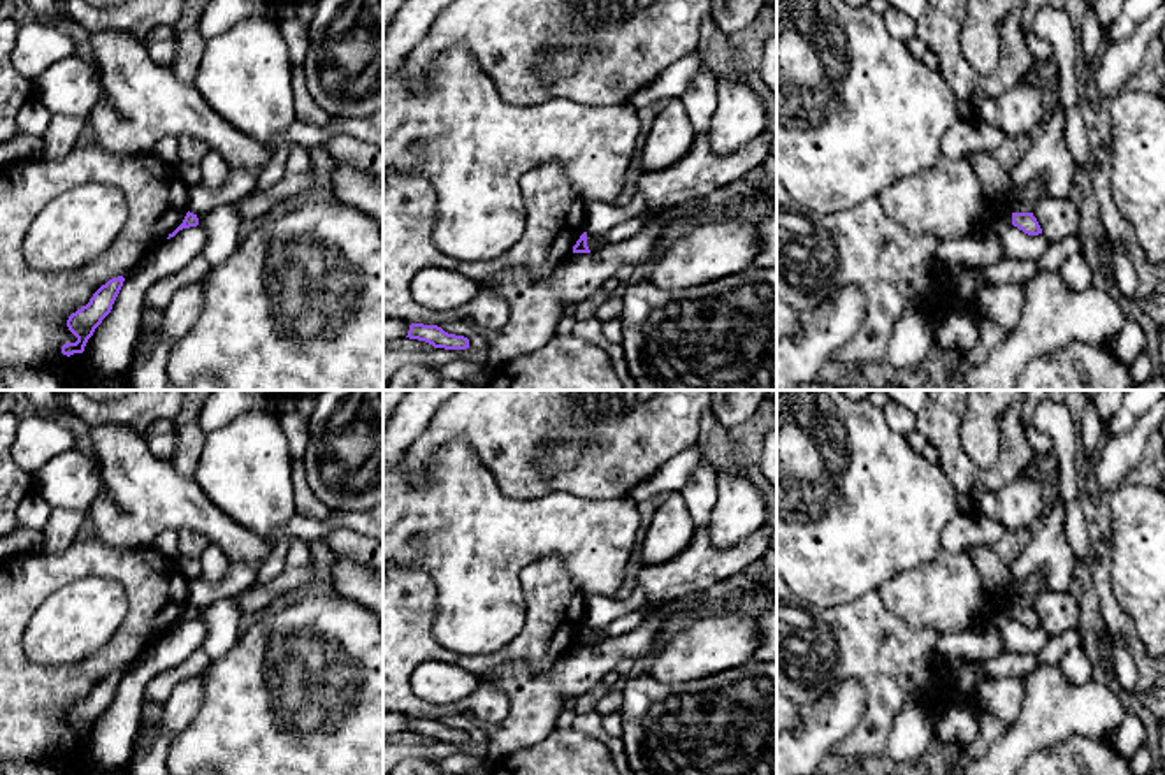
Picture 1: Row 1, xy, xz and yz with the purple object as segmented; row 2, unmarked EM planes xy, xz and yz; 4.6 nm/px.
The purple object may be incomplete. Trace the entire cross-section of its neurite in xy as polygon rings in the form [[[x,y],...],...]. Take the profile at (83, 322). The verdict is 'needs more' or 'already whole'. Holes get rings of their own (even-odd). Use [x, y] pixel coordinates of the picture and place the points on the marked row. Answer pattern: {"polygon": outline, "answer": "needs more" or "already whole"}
{"polygon": [[[123,276],[109,279],[93,293],[86,306],[83,306],[69,316],[67,327],[77,337],[77,341],[63,344],[63,355],[70,357],[74,353],[84,351],[84,346],[88,339],[93,336],[95,329],[111,313],[112,304],[123,286],[123,281]]], "answer": "already whole"}

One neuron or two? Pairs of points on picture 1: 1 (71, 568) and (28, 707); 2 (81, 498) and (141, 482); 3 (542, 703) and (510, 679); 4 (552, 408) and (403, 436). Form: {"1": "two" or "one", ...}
{"1": "one", "2": "two", "3": "one", "4": "two"}

